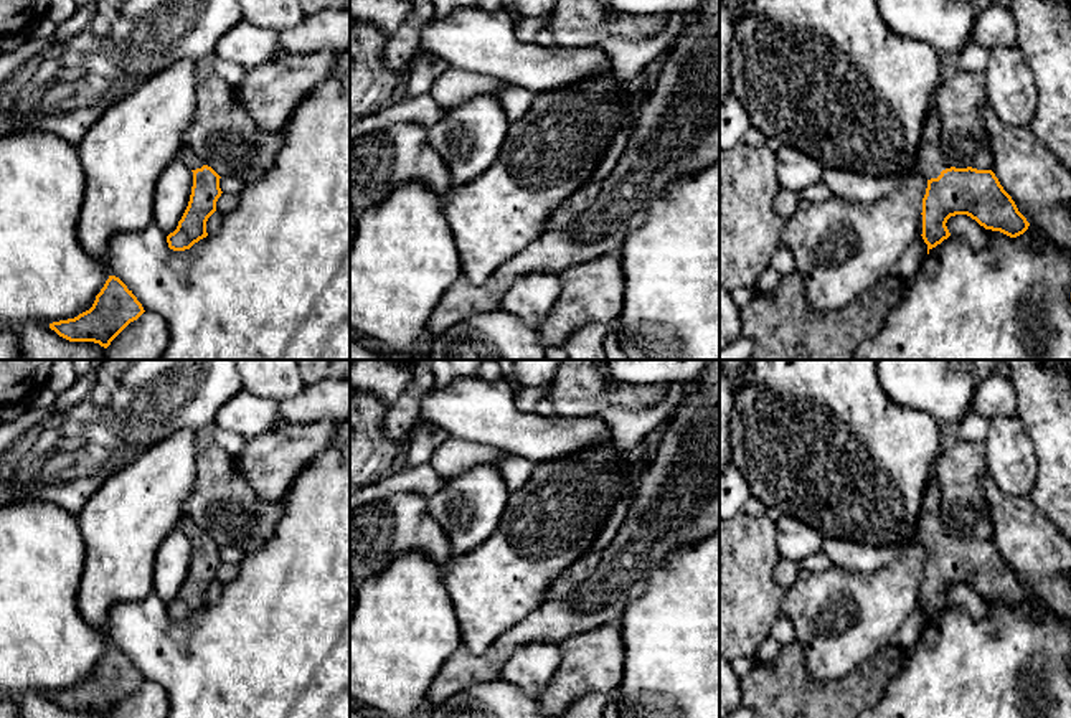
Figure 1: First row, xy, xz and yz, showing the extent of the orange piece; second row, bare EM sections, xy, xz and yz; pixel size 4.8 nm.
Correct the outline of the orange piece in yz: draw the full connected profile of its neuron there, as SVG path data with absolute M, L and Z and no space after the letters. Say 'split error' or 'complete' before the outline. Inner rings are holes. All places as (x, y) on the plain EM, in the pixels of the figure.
split error; M934 477L924 492L921 512L918 518L918 536L916 543L927 550L926 564L922 568L922 583L919 593L919 604L927 614L927 624L932 617L941 614L951 606L946 593L951 586L967 584L975 589L980 596L992 601L1000 601L1010 607L1023 604L1030 593L1018 581L1012 566L1003 560L998 548L992 540L977 540L972 536L955 538L951 536L939 518L939 498L941 485L939 479Z

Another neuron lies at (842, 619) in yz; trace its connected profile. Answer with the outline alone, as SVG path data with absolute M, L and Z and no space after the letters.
M911 543L891 563L871 573L848 573L833 564L822 573L800 568L784 593L781 614L794 626L809 677L817 682L845 677L891 644L901 624L919 606L926 558L927 550Z

